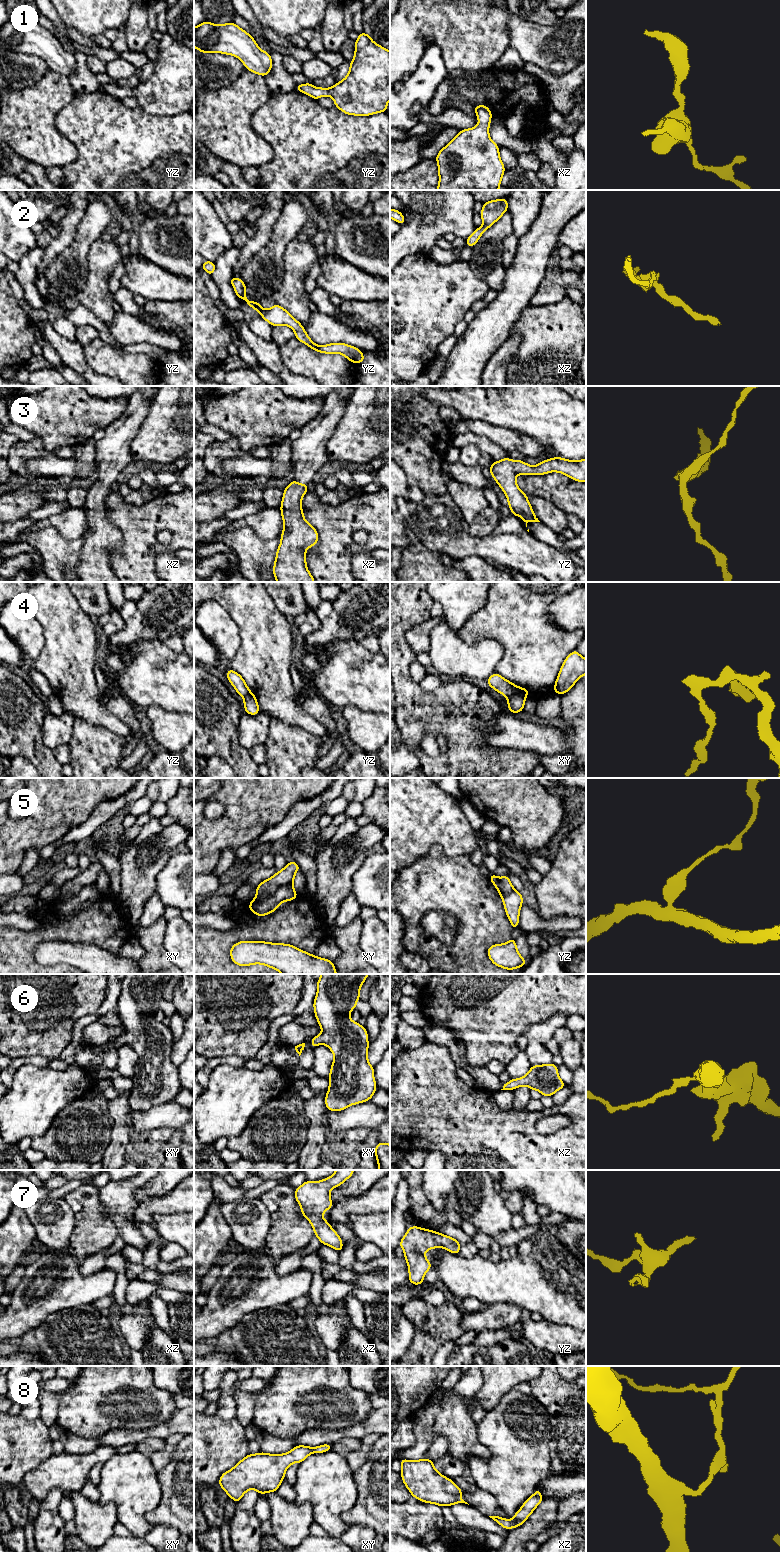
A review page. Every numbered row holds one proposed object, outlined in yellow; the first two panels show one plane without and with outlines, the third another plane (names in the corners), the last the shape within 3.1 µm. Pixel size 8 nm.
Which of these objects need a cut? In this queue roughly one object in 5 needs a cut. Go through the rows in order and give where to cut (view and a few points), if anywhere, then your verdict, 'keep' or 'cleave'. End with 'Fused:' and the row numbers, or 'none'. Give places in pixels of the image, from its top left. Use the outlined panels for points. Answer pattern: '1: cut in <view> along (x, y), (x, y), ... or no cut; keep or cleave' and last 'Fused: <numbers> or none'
1: no cut; keep
2: no cut; keep
3: no cut; keep
4: cut in xy along (524, 696), (511, 694), (506, 697); cleave
5: cut in xy along (292, 883), (280, 885), (269, 895), (257, 896); cleave
6: no cut; keep
7: no cut; keep
8: no cut; keep
Fused: 4, 5

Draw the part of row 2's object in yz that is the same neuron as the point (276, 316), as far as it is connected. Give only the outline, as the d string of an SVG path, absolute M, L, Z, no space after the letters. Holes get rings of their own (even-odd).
M231 277L230 283L234 287L236 296L242 298L244 302L261 314L261 317L273 327L286 325L294 330L295 338L306 344L309 348L319 353L341 354L350 362L358 364L364 362L363 352L352 345L345 343L330 343L327 345L316 345L307 335L302 324L293 318L290 313L278 304L273 305L270 309L263 309L259 302L249 301L246 298L246 285L241 278Z

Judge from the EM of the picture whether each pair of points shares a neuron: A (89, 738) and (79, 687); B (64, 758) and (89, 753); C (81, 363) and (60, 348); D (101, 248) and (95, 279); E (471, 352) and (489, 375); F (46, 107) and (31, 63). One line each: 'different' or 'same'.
A: different
B: different
C: same
D: same
E: different
F: different

